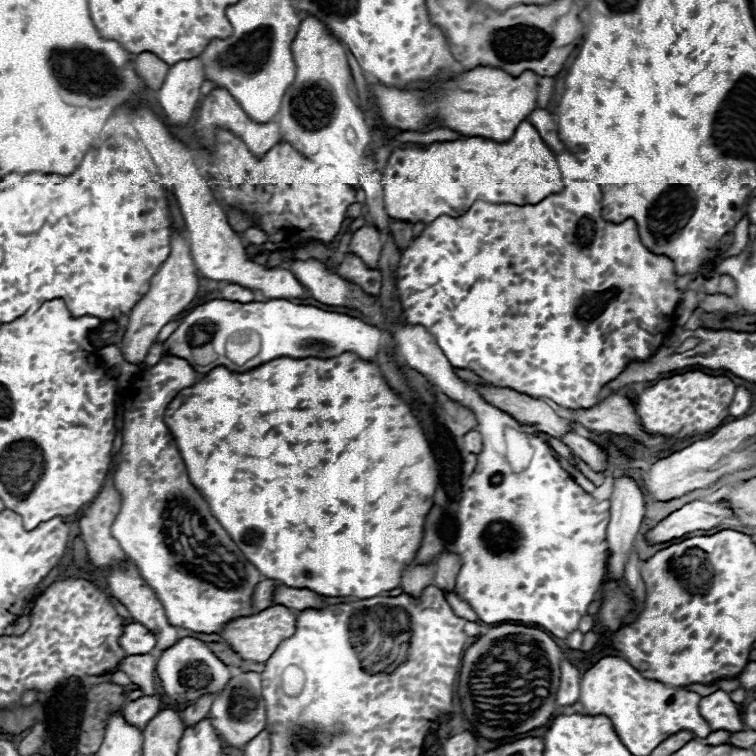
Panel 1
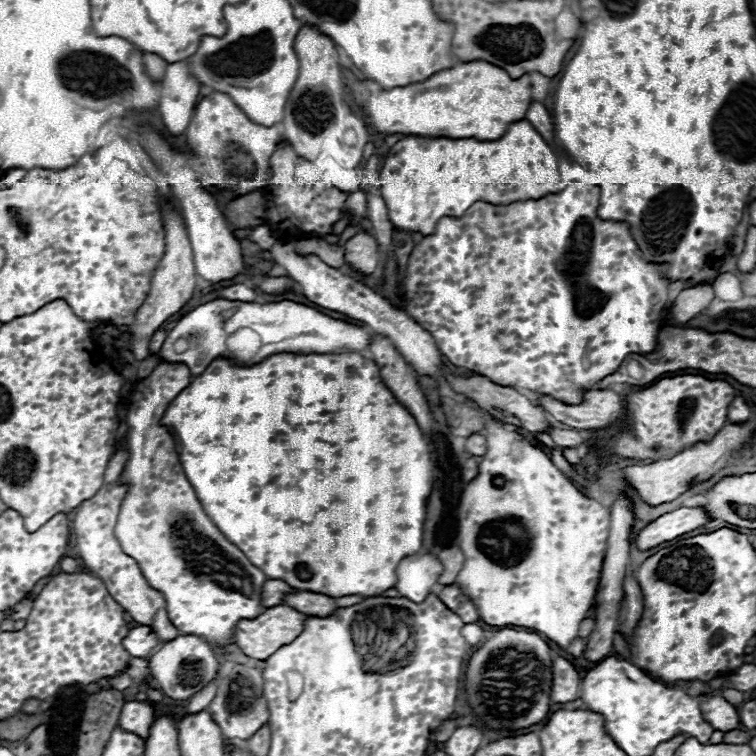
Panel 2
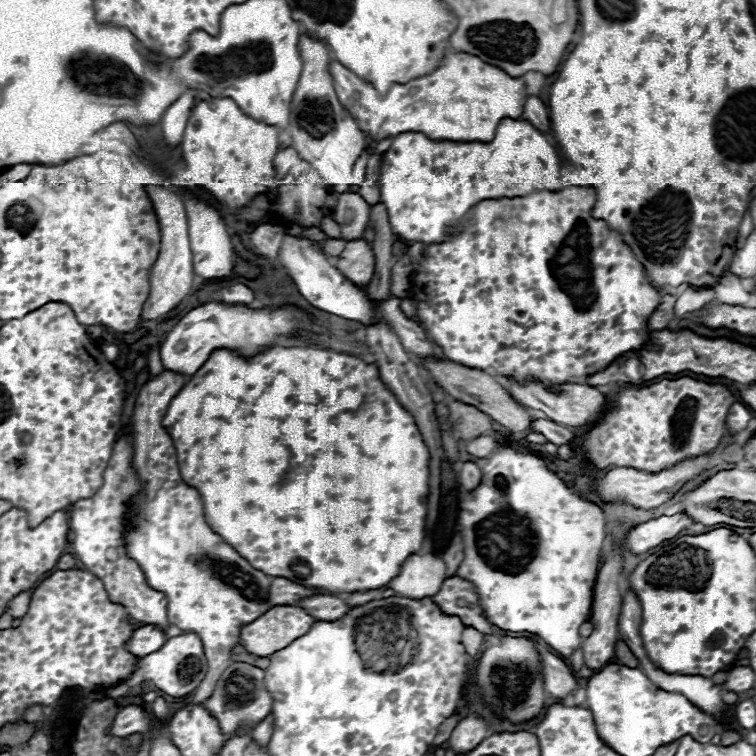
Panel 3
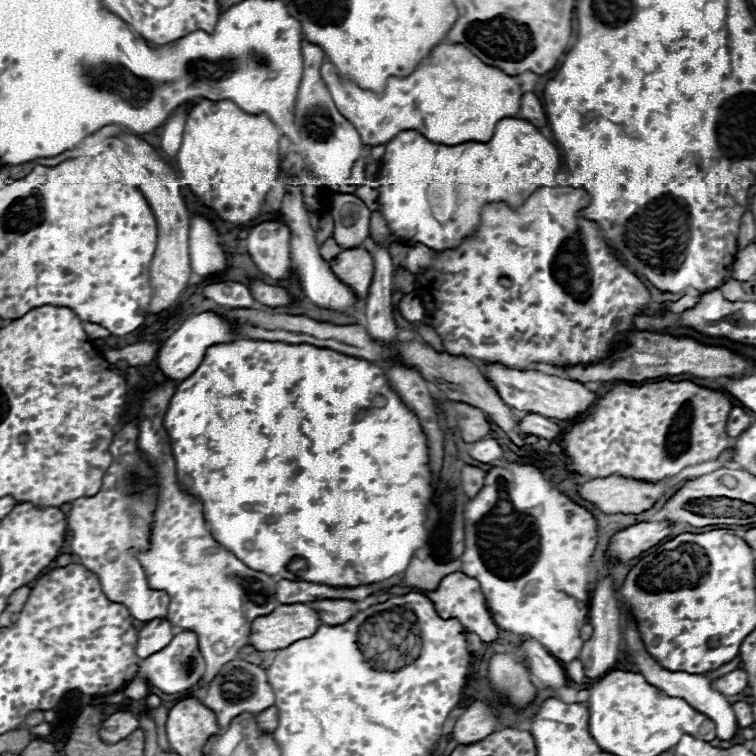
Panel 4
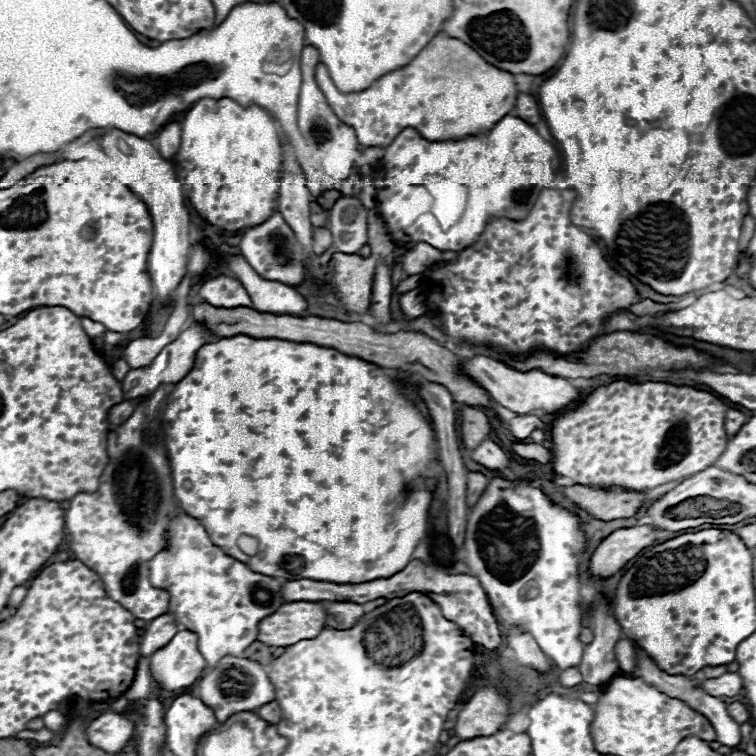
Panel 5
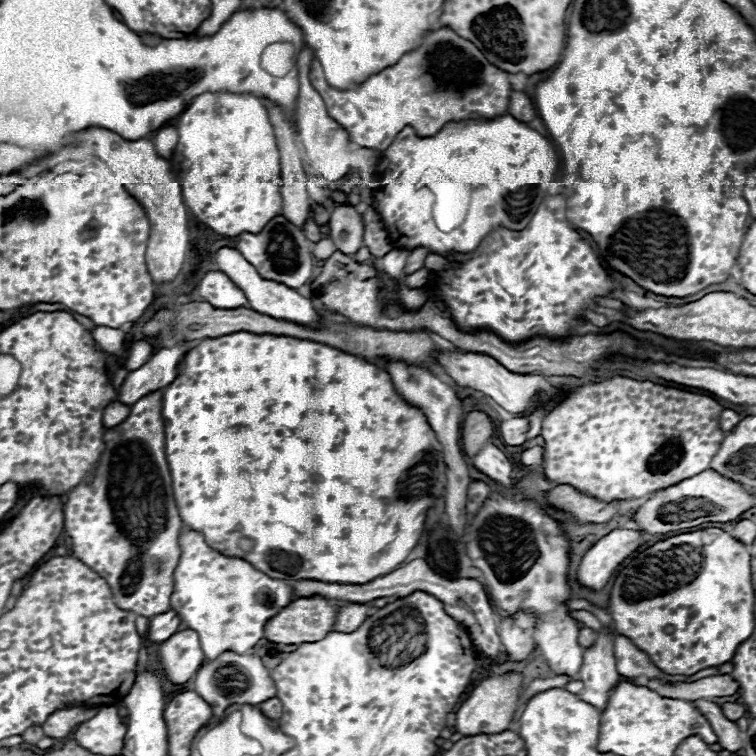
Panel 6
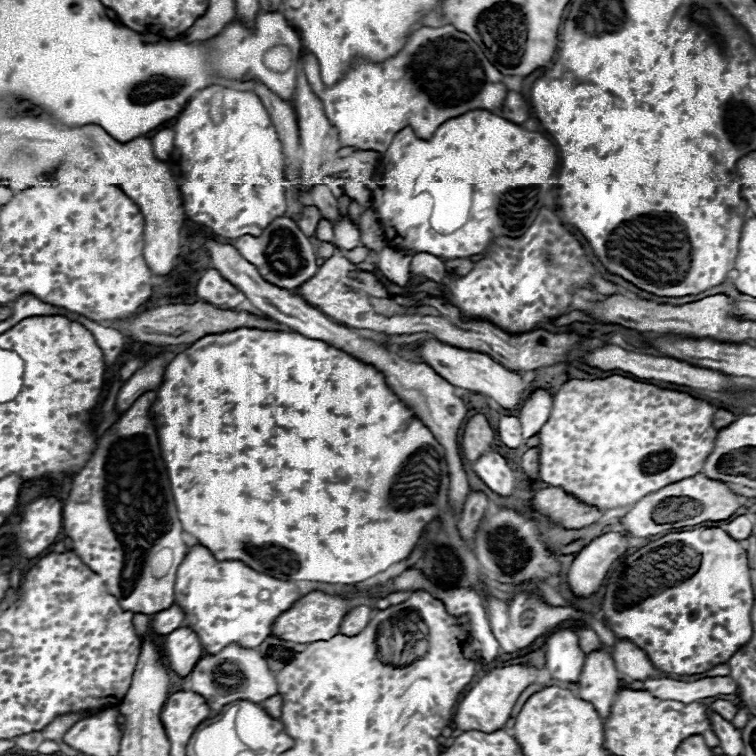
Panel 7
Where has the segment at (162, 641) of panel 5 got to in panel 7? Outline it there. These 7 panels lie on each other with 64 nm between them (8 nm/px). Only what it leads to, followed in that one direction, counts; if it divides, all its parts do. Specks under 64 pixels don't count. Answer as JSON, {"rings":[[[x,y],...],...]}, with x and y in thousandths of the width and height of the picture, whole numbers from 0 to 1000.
{"rings":[[[225,802],[222,807],[214,807],[201,817],[198,831],[206,841],[222,841],[225,836],[241,828],[241,820],[243,820],[243,810],[235,802]]]}

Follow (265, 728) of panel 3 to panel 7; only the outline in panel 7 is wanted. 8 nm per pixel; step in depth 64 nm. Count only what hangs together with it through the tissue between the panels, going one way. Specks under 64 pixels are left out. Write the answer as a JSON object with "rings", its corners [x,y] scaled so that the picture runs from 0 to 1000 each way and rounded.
{"rings":[[[365,918],[365,921],[354,923],[354,926],[349,926],[344,934],[347,934],[360,950],[370,950],[370,942],[373,942],[373,923]]]}

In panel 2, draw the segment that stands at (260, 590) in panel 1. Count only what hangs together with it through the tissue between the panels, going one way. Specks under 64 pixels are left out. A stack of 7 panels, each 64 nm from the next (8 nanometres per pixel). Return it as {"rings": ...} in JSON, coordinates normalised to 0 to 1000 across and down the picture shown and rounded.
{"rings":[[[354,767],[349,770],[349,780],[347,780],[347,802],[349,804],[360,804],[365,799],[370,799],[373,788],[381,786],[381,783],[392,783],[389,778],[384,778],[378,770],[373,767]]]}

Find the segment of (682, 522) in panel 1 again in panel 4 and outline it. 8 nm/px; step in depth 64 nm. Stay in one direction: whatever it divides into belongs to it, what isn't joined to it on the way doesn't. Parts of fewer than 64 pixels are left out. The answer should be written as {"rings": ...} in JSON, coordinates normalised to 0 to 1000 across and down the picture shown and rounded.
{"rings":[[[873,688],[873,690],[847,690],[820,701],[804,725],[804,738],[817,738],[823,743],[847,735],[852,728],[868,722],[873,714],[886,709],[892,693]]]}

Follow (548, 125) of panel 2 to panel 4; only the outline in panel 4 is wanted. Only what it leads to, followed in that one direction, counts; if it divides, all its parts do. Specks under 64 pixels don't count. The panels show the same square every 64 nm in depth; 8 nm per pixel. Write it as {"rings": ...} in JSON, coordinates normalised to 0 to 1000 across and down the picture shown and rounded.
{"rings":[[[696,122],[690,127],[690,138],[688,138],[688,148],[685,148],[685,156],[706,164],[709,169],[717,169],[725,164],[725,156],[720,151],[720,143],[717,143],[717,135],[709,130],[709,124],[704,122]]]}

